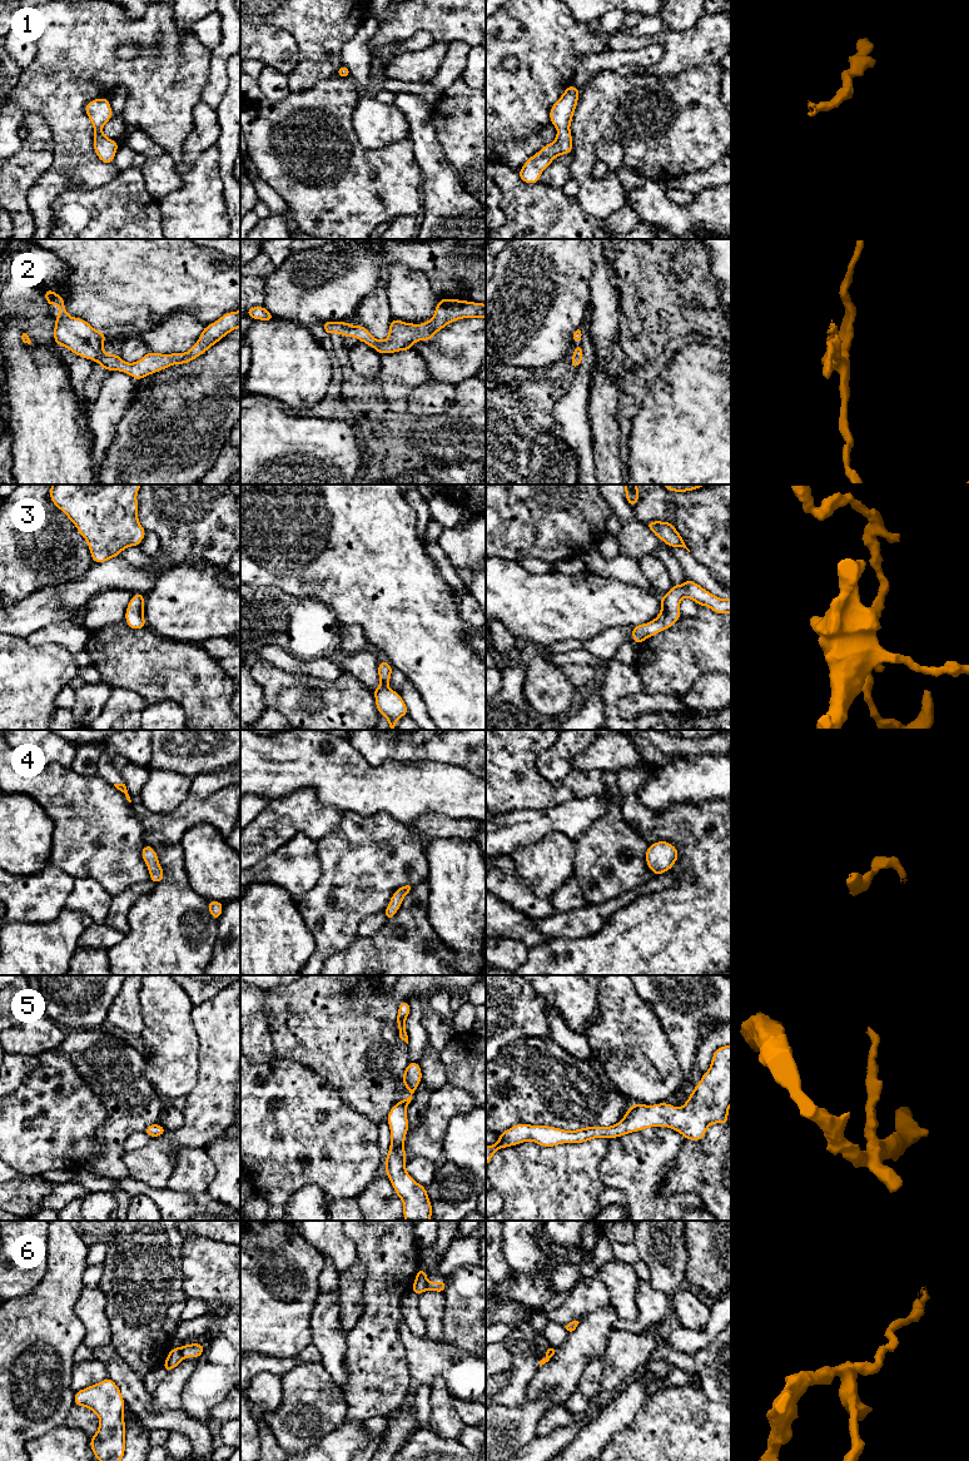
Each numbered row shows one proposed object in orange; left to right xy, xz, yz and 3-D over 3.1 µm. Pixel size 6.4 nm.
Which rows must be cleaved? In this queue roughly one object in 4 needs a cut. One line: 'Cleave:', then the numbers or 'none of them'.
Cleave: 6

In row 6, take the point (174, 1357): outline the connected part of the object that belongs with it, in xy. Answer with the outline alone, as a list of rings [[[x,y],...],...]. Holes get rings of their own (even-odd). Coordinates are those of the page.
[[[173,1347],[167,1356],[163,1368],[169,1372],[175,1368],[183,1360],[184,1358],[182,1356],[180,1348]]]

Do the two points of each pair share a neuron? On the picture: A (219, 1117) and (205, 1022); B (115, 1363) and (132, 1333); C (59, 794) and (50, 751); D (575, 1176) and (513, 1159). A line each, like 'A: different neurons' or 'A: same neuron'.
A: same neuron
B: different neurons
C: different neurons
D: same neuron

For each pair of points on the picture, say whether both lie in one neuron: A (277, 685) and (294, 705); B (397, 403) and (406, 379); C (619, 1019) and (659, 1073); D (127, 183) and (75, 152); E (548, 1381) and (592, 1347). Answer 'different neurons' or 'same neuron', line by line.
A: same neuron
B: same neuron
C: same neuron
D: different neurons
E: same neuron

